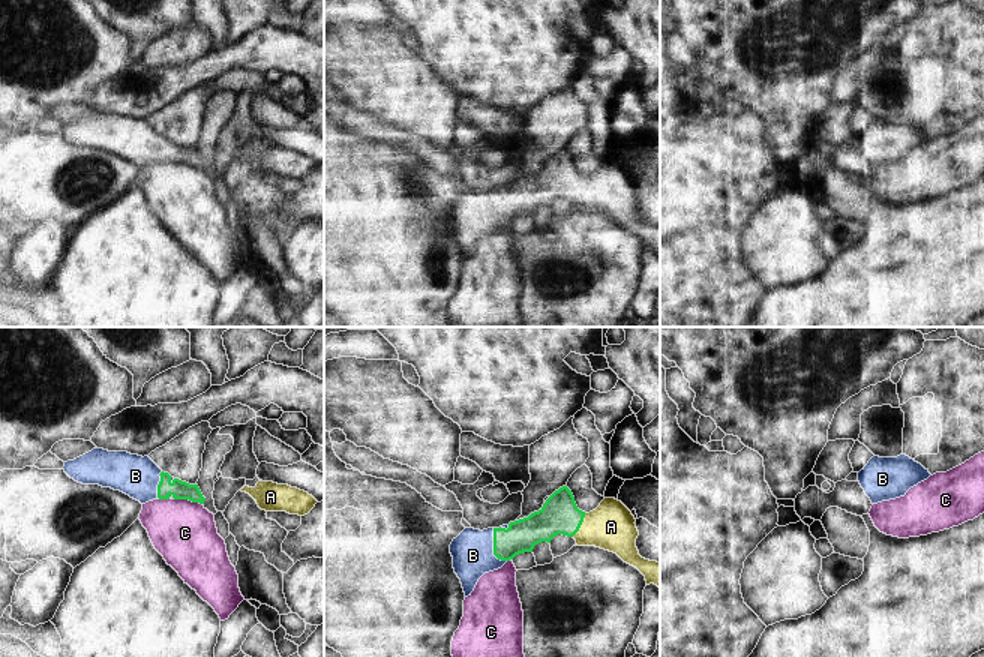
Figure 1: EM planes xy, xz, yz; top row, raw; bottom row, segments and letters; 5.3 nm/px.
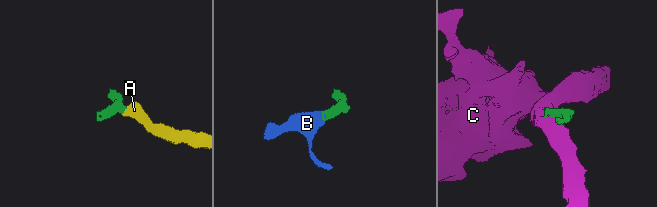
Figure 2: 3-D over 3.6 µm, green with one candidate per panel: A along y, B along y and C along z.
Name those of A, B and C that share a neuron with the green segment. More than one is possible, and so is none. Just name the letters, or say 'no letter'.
A, B

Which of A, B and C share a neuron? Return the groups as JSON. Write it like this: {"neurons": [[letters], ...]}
{"neurons": [["A", "B"], ["C"]]}

